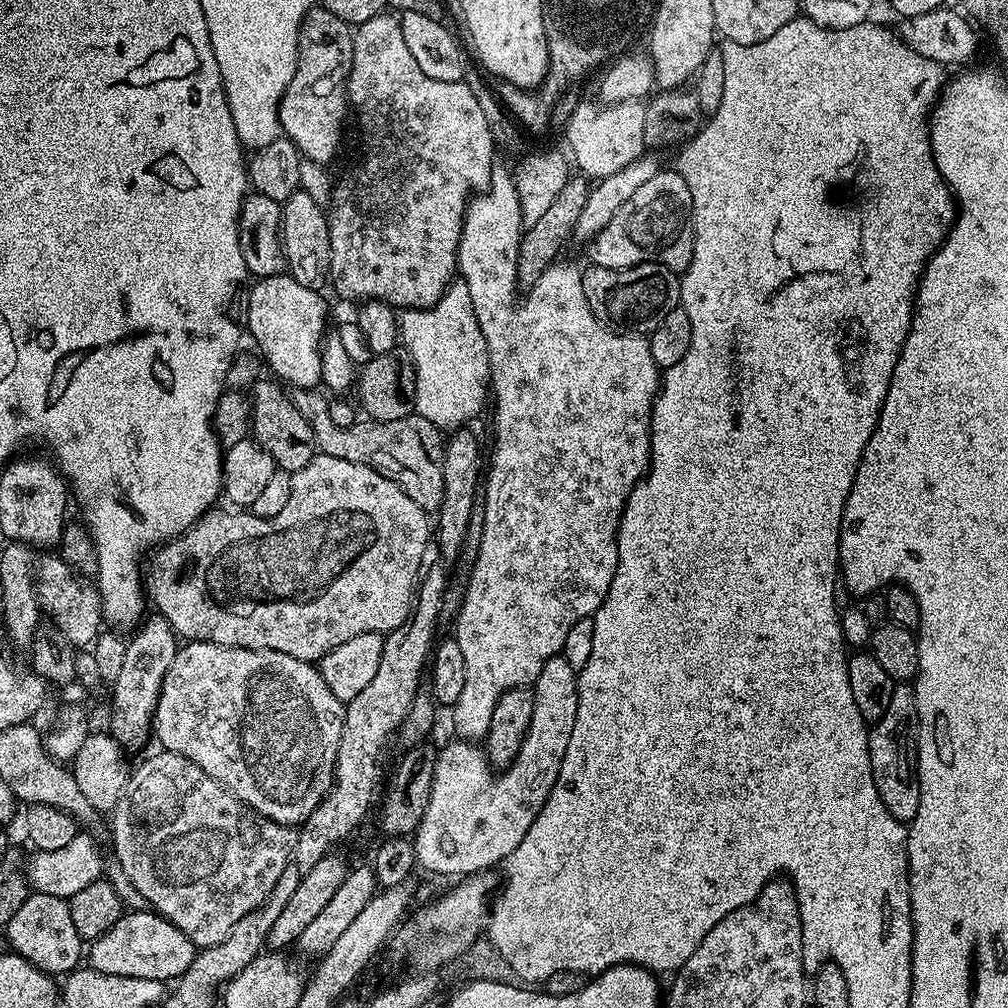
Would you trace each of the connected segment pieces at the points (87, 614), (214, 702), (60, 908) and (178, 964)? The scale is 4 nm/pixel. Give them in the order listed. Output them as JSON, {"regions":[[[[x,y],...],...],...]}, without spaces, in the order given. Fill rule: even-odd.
{"regions":[[[[48,554],[39,561],[34,569],[36,578],[36,599],[43,615],[48,616],[57,633],[69,640],[69,645],[77,644],[86,649],[96,643],[102,631],[102,613],[100,611],[100,593],[95,583],[81,578],[59,555]],[[101,624],[101,625],[100,625]],[[72,643],[72,644],[71,644]]],[[[193,640],[177,647],[172,669],[164,675],[160,697],[156,699],[156,713],[152,716],[152,732],[160,739],[159,747],[166,752],[173,752],[198,766],[210,778],[214,778],[222,787],[228,789],[244,804],[249,804],[255,812],[260,812],[268,819],[285,826],[299,826],[314,814],[314,810],[332,789],[332,779],[336,773],[338,744],[342,742],[345,701],[330,694],[330,686],[320,676],[315,663],[290,658],[278,650],[250,650],[249,648],[227,648],[221,644],[212,644],[209,640]]],[[[32,892],[26,898],[26,902],[22,902],[18,914],[10,918],[6,932],[8,932],[7,947],[11,951],[26,962],[30,962],[38,971],[46,972],[53,978],[63,977],[81,963],[82,941],[78,930],[74,930],[70,906],[67,900],[54,898],[54,894]]],[[[155,910],[125,911],[106,934],[91,941],[86,960],[95,972],[126,978],[150,978],[161,982],[175,982],[194,962],[198,951],[191,938],[176,924]]]]}

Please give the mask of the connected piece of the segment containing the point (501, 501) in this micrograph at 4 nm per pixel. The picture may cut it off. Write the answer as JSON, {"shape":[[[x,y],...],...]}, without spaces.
{"shape":[[[500,166],[493,167],[492,180],[488,187],[473,195],[468,201],[468,211],[464,214],[464,229],[460,235],[460,249],[456,255],[459,279],[463,280],[466,290],[470,290],[470,302],[474,306],[478,326],[486,338],[490,392],[494,400],[496,396],[496,441],[492,444],[492,465],[489,468],[487,465],[486,483],[482,488],[484,533],[476,562],[470,568],[472,577],[464,588],[464,603],[454,617],[456,623],[454,638],[462,650],[462,659],[466,661],[466,682],[462,685],[462,695],[456,704],[451,705],[450,712],[455,735],[469,742],[483,741],[488,735],[490,718],[494,714],[494,706],[498,706],[498,698],[502,698],[502,694],[506,694],[506,690],[511,688],[535,685],[546,662],[563,653],[566,634],[570,634],[570,626],[574,626],[574,622],[595,616],[598,606],[602,606],[610,590],[610,582],[614,582],[614,570],[618,566],[616,535],[620,516],[624,512],[624,504],[628,501],[634,485],[644,479],[644,473],[648,470],[648,459],[652,453],[652,407],[656,401],[656,393],[662,387],[662,370],[654,362],[654,354],[650,354],[648,336],[625,334],[603,324],[586,302],[579,267],[576,269],[574,265],[562,262],[552,263],[525,291],[528,293],[520,301],[516,301],[516,288],[518,289],[516,263],[524,227],[513,173],[508,168],[506,170]]]}

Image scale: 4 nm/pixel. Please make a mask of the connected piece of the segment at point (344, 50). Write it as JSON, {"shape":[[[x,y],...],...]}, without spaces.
{"shape":[[[319,6],[309,8],[300,23],[298,62],[294,78],[280,99],[280,131],[300,151],[305,160],[328,166],[340,148],[340,131],[344,115],[350,112],[348,102],[348,68],[352,64],[354,32],[338,14]]]}

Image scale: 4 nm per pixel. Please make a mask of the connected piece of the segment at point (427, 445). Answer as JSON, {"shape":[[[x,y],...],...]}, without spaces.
{"shape":[[[297,388],[291,393],[291,397],[298,414],[302,414],[306,422],[310,422],[310,430],[314,430],[316,447],[323,455],[370,466],[375,472],[382,473],[402,490],[406,490],[406,494],[410,494],[410,499],[418,502],[418,506],[422,506],[424,512],[439,513],[444,497],[444,479],[442,478],[444,466],[438,459],[437,453],[436,456],[432,453],[436,448],[436,443],[438,443],[437,448],[441,443],[441,433],[435,424],[413,414],[406,418],[398,418],[394,422],[377,422],[364,418],[343,428],[334,426],[334,422],[330,422],[323,391],[316,388]]]}

